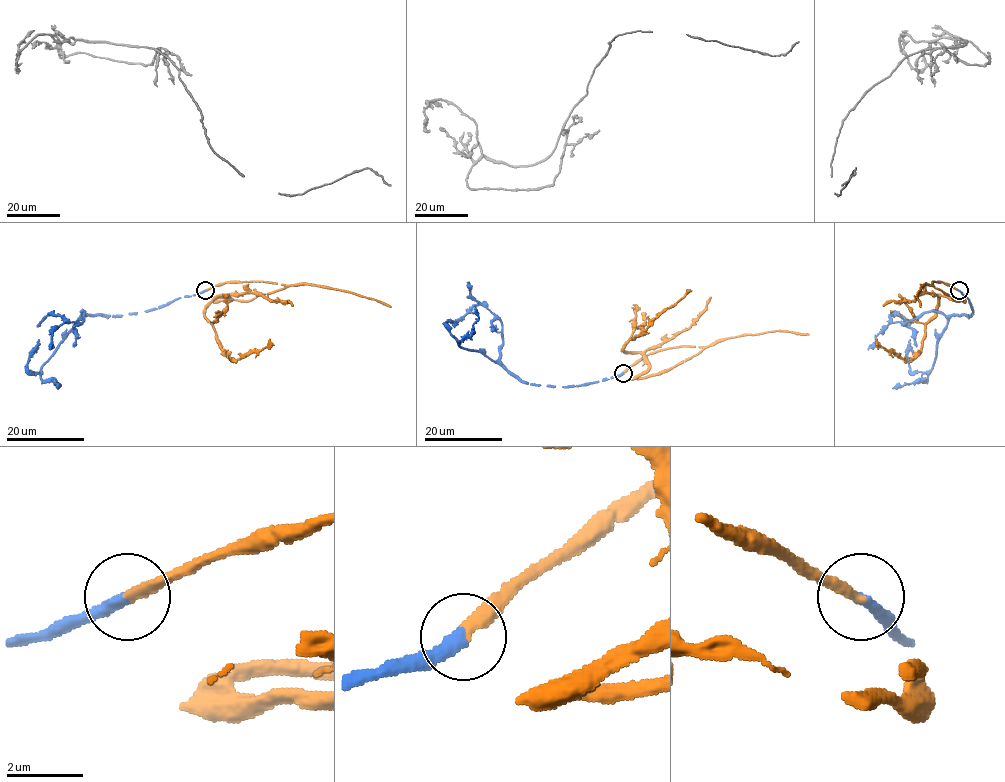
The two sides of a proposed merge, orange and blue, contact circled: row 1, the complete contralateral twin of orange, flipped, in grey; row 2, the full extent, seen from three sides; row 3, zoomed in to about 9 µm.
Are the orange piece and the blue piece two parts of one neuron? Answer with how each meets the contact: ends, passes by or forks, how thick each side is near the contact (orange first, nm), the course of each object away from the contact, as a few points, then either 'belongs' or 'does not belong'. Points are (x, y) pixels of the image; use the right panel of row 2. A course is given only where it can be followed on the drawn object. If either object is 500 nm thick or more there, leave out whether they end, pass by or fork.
orange ends there; blue ends there; 320 nm thick on the orange side, 360 nm on the other; orange runs (959, 290), (932, 281), (956, 301), (964, 298), (938, 296), (935, 315), (913, 358), (902, 359), (877, 339); blue runs (959, 290), (968, 298), (973, 313), (950, 317), (938, 337), (934, 363), (927, 372), (910, 371), (910, 339); belongs

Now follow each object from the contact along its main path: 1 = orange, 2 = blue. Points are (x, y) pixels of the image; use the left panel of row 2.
1: (206, 290), (225, 282), (282, 284), (247, 301), (218, 296), (206, 309), (229, 358), (257, 353), (269, 339)
2: (205, 290), (157, 309), (123, 315), (84, 314), (38, 372), (29, 371), (29, 357), (38, 339)

